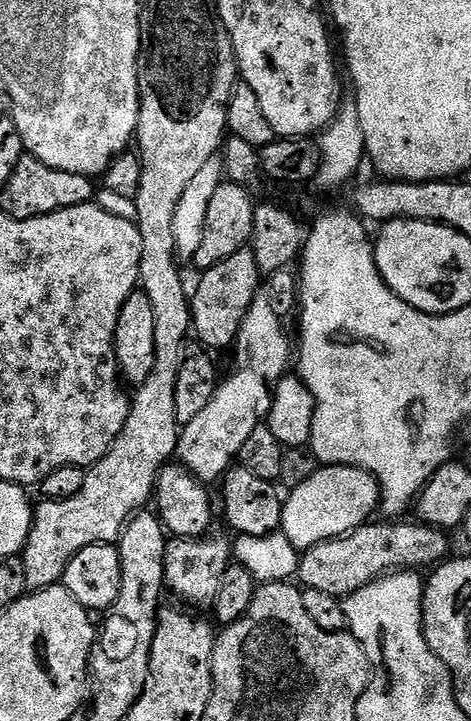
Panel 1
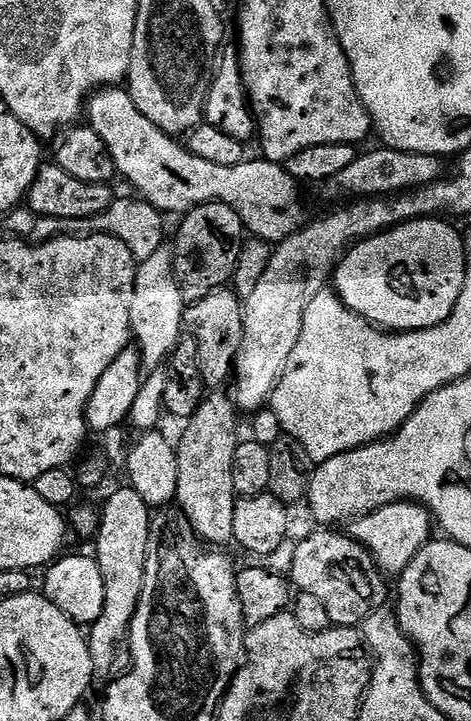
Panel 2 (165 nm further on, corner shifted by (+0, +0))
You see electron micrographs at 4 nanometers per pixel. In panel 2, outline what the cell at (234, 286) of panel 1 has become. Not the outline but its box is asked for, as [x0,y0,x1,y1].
[184,287,244,390]

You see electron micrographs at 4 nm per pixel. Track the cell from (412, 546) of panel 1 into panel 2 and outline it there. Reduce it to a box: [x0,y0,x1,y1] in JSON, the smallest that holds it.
[289,528,387,627]

